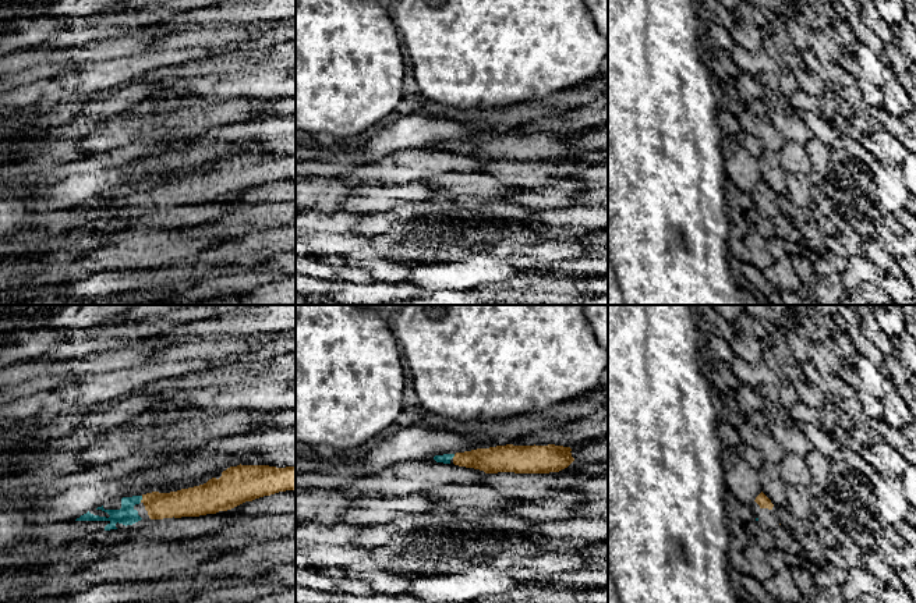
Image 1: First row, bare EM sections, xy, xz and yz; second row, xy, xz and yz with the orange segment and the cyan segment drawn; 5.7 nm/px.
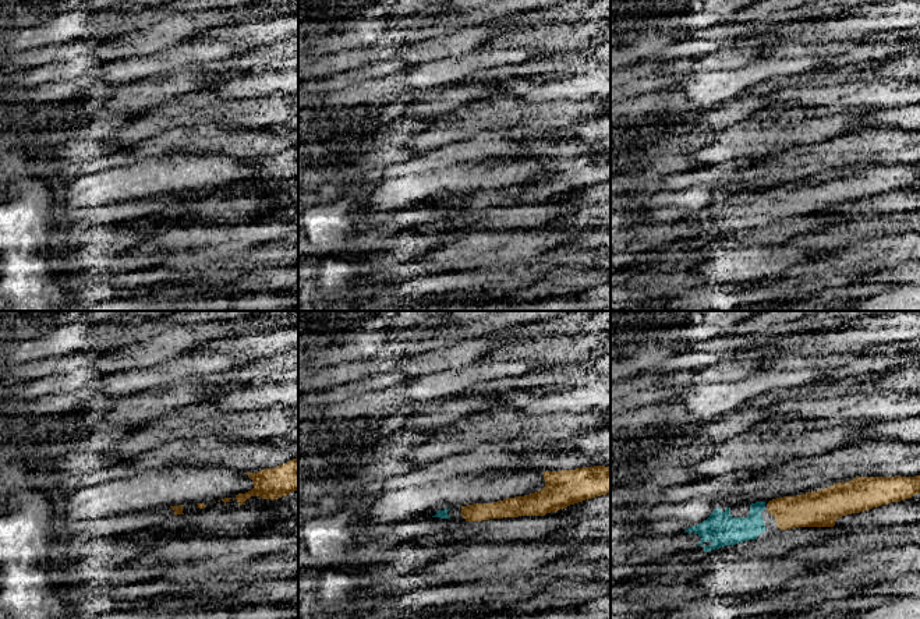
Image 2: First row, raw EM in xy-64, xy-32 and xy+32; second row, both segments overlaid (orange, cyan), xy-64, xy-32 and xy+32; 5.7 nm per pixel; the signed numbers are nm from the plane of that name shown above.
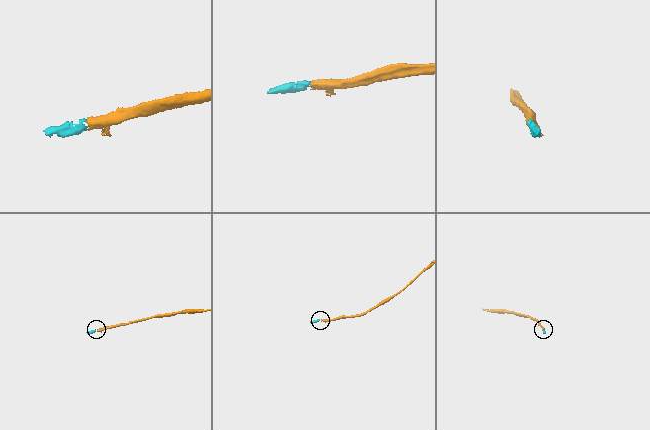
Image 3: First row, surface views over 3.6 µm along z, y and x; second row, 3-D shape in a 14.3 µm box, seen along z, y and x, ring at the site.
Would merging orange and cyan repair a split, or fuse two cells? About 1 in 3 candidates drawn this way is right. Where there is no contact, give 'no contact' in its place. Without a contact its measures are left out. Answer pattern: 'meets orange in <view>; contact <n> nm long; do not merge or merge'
meets orange in xy; contact 40 nm long; merge

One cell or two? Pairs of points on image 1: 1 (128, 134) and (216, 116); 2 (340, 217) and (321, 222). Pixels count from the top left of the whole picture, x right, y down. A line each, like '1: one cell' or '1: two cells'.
1: one cell
2: one cell

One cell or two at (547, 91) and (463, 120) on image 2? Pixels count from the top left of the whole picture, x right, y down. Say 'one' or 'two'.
two

